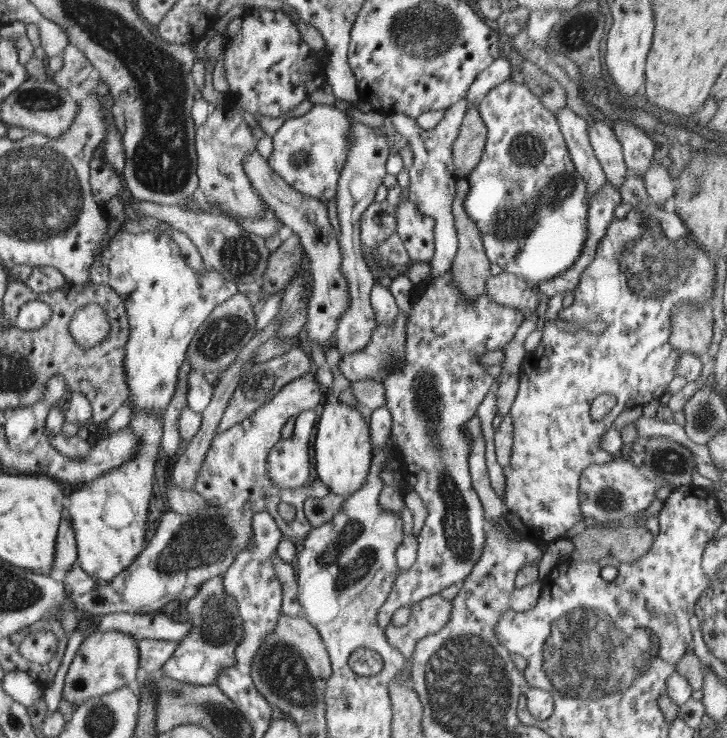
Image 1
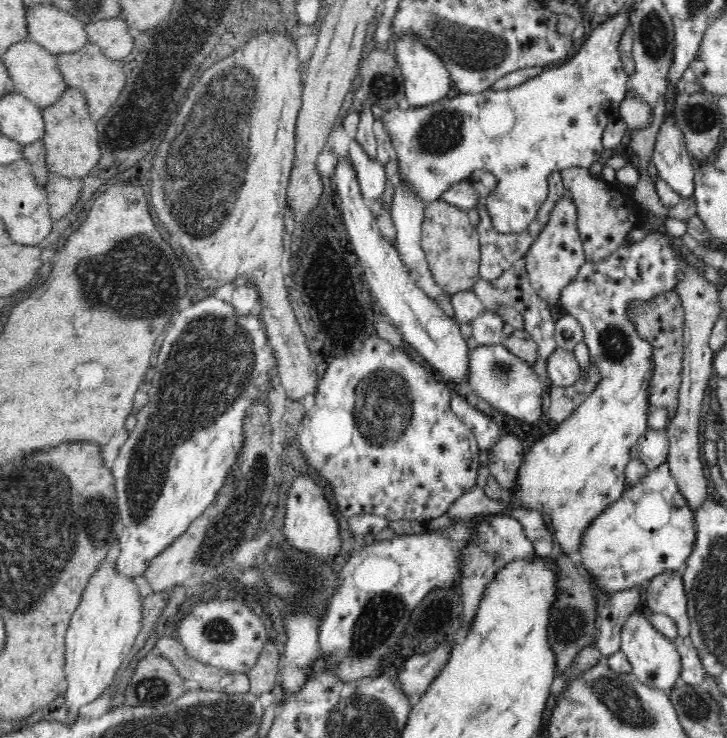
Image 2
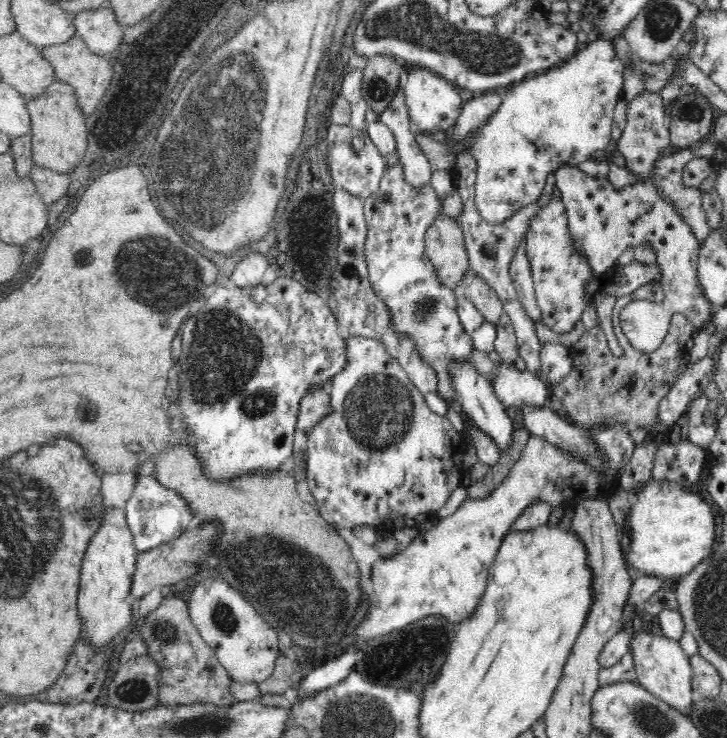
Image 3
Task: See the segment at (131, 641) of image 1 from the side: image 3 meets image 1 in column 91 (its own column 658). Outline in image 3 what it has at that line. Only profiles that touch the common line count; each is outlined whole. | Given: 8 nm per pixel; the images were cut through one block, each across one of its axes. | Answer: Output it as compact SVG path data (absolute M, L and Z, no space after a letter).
M638 630L632 634L629 647L634 656L637 682L666 705L687 716L696 696L691 692L692 667L689 656L684 652L679 641L654 634L652 631L639 632Z

